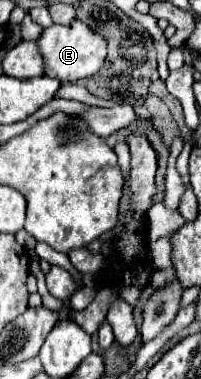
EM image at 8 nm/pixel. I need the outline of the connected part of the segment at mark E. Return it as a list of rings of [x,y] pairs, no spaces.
[[[73,19],[73,23],[69,25],[51,25],[43,29],[37,39],[37,47],[45,59],[45,75],[71,83],[95,75],[103,67],[107,55],[105,39],[99,33],[89,31],[89,27],[79,19]]]

